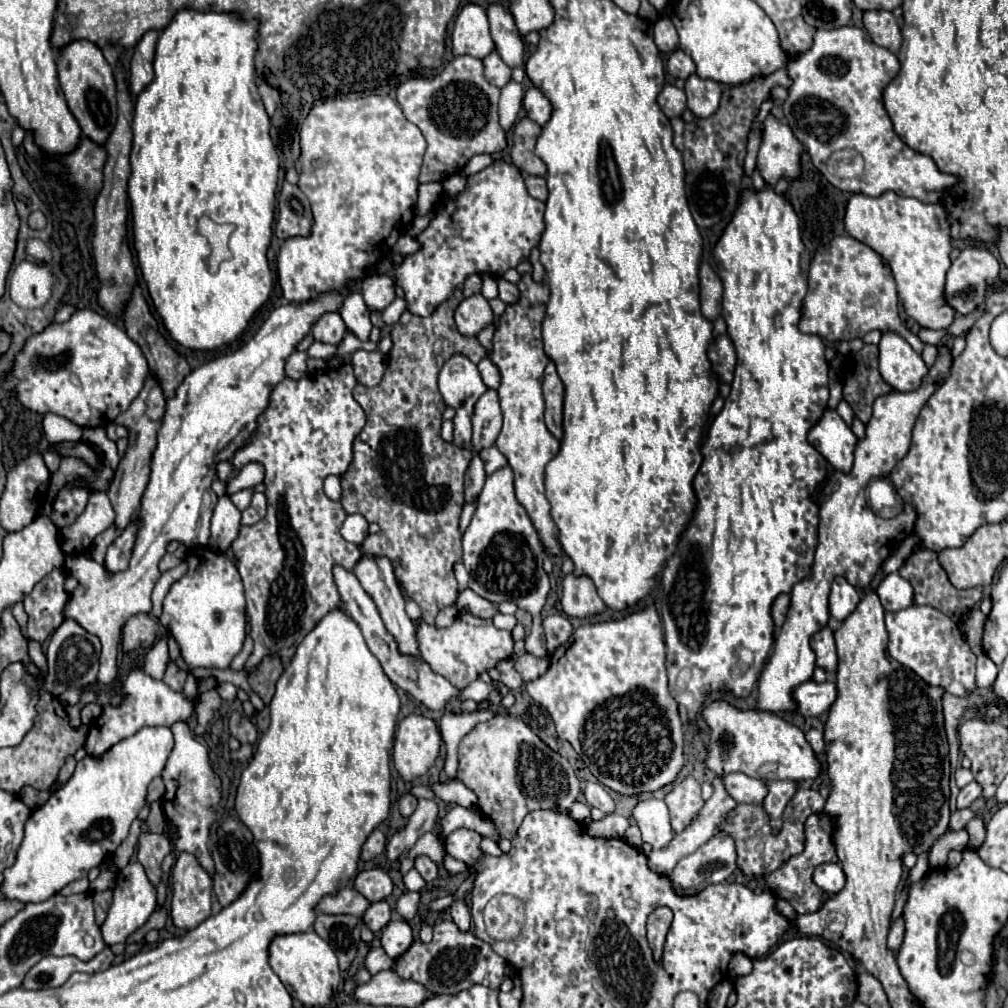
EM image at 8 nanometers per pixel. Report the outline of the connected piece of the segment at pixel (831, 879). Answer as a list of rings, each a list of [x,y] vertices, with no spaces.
[[[839,864],[817,866],[813,872],[813,880],[821,890],[825,890],[831,896],[841,892],[841,888],[845,886],[845,874],[843,874],[843,868]]]

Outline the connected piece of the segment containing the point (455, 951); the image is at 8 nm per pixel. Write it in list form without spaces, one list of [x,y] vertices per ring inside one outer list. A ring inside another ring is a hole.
[[[443,920],[441,924],[433,926],[431,944],[413,942],[411,948],[395,960],[393,970],[405,980],[421,982],[435,994],[459,994],[475,984],[499,988],[505,978],[505,964],[507,962],[497,956],[487,942],[475,938],[471,932],[461,932],[451,920]]]

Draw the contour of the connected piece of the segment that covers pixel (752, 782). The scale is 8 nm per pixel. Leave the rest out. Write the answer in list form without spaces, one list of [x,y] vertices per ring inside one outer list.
[[[743,772],[725,776],[725,788],[737,802],[745,802],[745,804],[753,804],[753,802],[763,804],[765,796],[769,792],[767,784],[761,778],[747,776]]]

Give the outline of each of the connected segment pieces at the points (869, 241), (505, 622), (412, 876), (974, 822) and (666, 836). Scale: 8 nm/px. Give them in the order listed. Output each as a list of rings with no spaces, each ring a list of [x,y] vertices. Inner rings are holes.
[[[885,192],[877,198],[853,194],[847,202],[843,224],[855,240],[871,246],[889,262],[897,282],[899,300],[919,326],[931,330],[947,330],[951,326],[955,314],[943,300],[945,274],[951,264],[951,236],[941,204],[937,216],[937,204],[925,204],[917,198],[899,198],[895,192]]]
[[[497,614],[493,618],[493,624],[501,630],[513,630],[517,626],[517,618],[515,616],[507,616],[507,614]]]
[[[413,868],[413,870],[409,870],[409,874],[403,878],[405,880],[405,888],[409,890],[409,892],[419,892],[421,888],[425,888],[425,880],[421,878],[421,874]]]
[[[975,814],[975,816],[967,822],[965,830],[969,832],[971,846],[973,846],[973,848],[979,848],[979,846],[983,844],[983,818],[981,818],[981,814]]]
[[[649,798],[639,802],[633,810],[633,816],[637,820],[637,826],[641,828],[641,836],[645,844],[649,844],[653,850],[661,850],[669,846],[669,840],[673,840],[673,830],[663,800]]]

